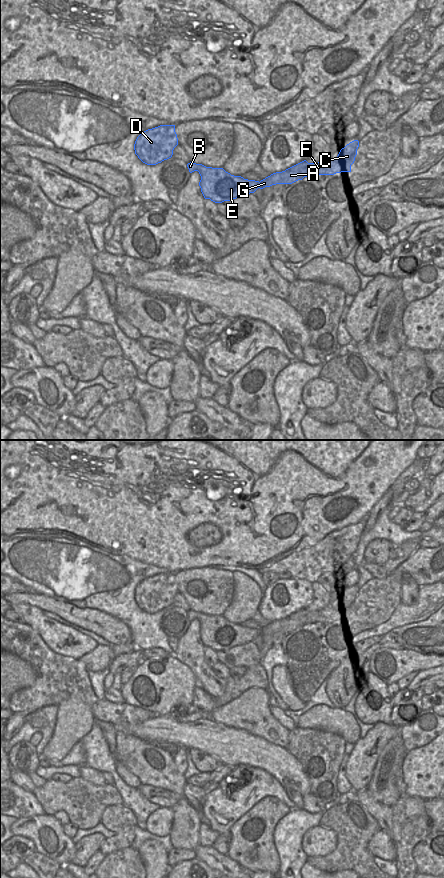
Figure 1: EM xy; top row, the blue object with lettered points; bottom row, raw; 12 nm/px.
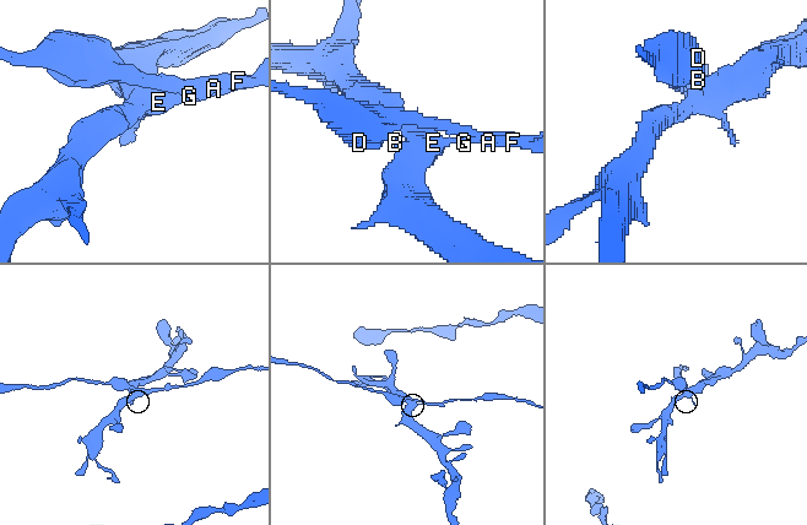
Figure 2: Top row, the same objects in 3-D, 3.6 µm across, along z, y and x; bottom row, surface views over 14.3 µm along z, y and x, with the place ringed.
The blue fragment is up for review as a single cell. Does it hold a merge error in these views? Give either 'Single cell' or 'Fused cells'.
Fused cells.

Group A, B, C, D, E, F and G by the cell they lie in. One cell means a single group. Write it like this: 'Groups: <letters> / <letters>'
Groups: A C D F G / B E.

